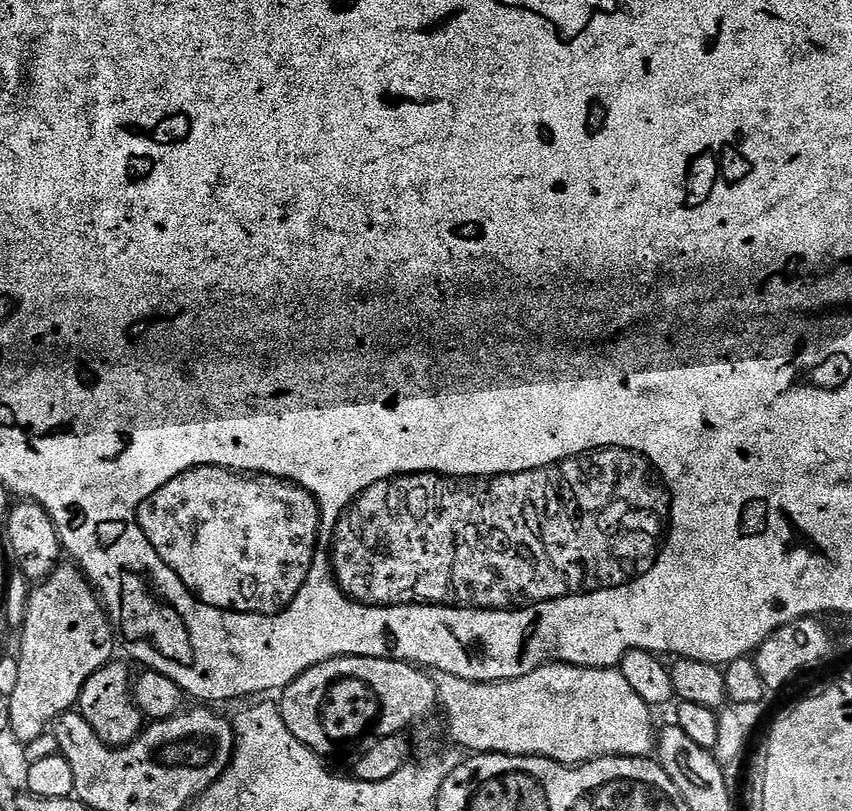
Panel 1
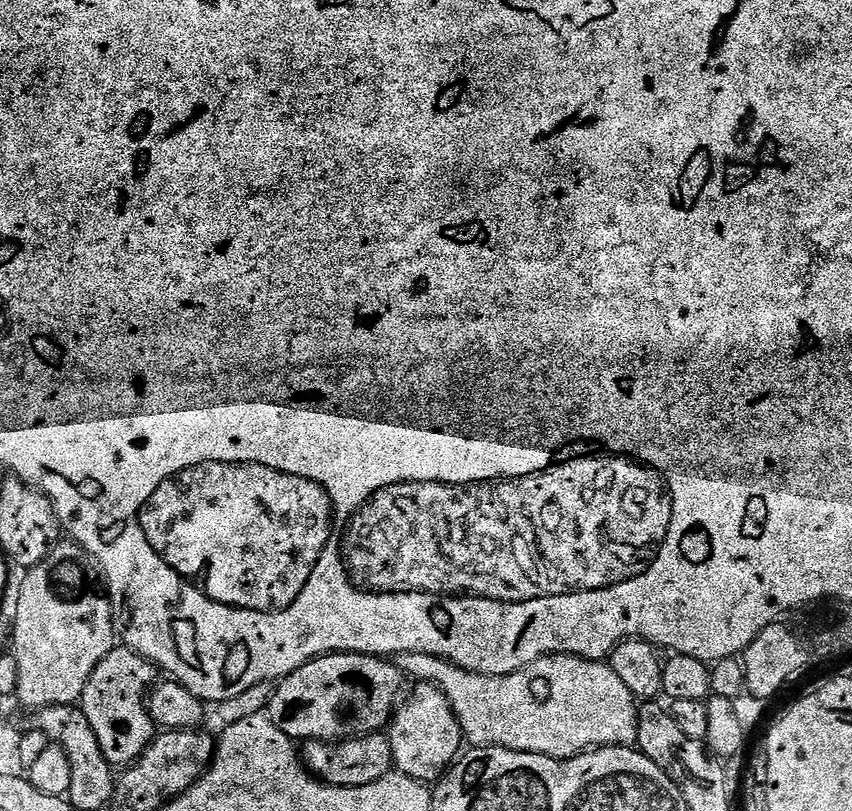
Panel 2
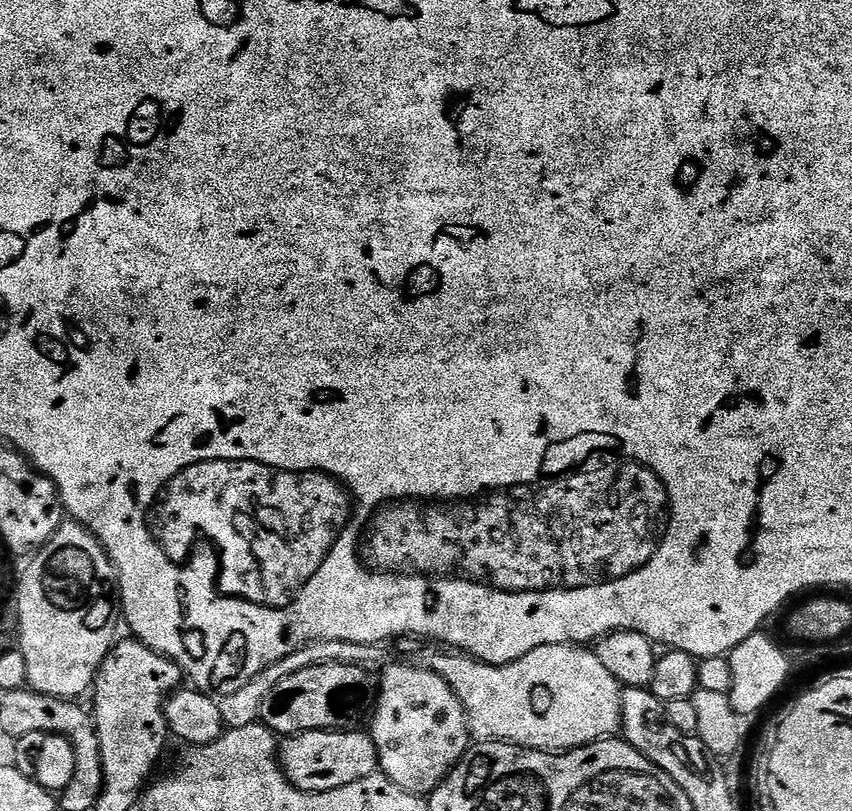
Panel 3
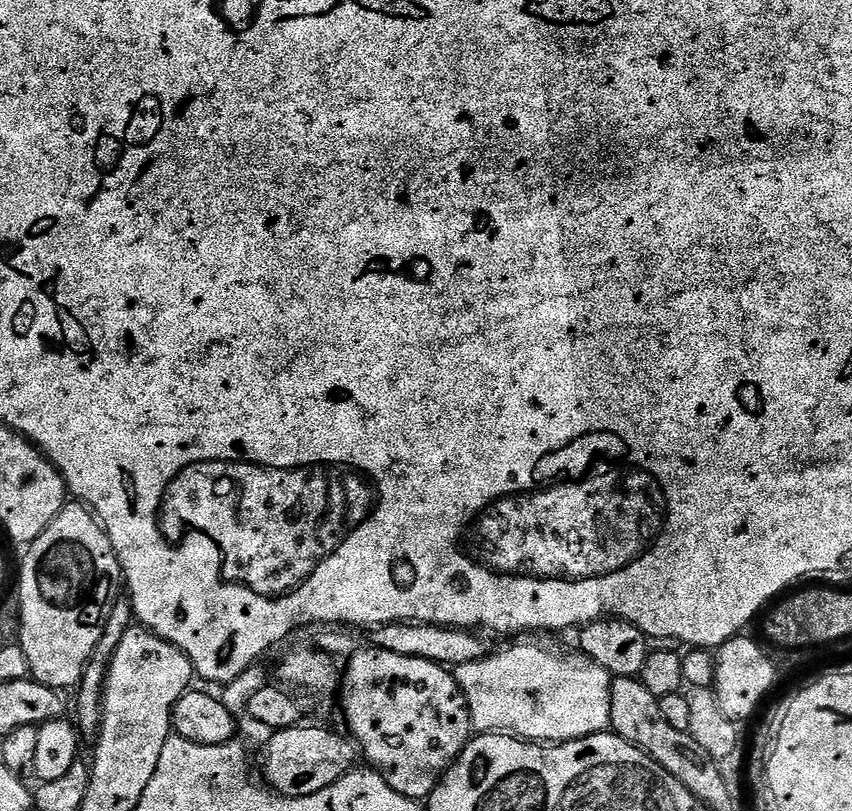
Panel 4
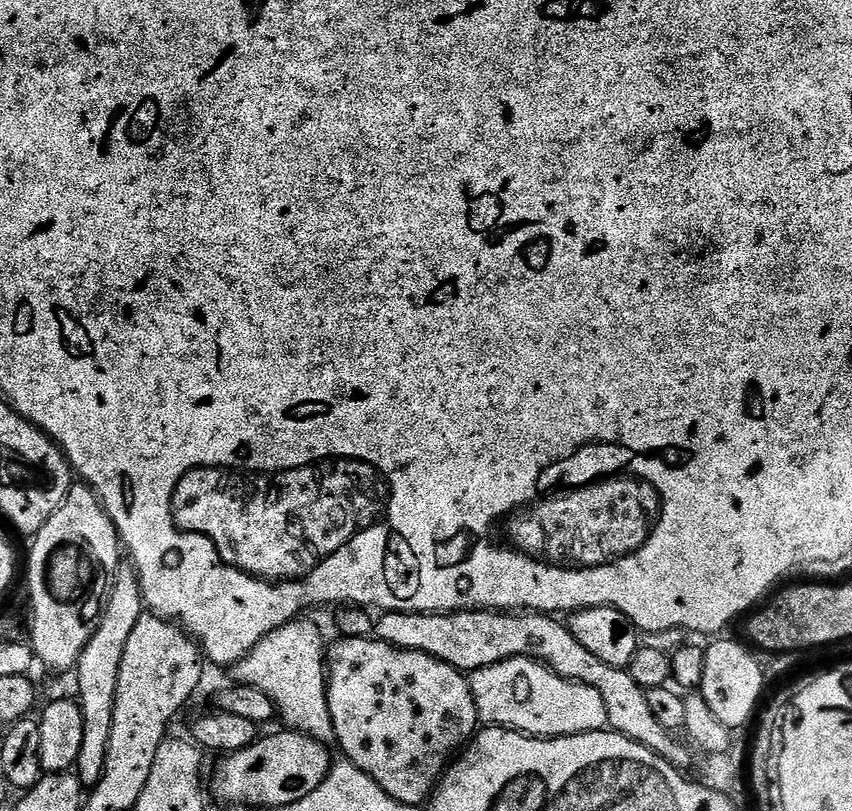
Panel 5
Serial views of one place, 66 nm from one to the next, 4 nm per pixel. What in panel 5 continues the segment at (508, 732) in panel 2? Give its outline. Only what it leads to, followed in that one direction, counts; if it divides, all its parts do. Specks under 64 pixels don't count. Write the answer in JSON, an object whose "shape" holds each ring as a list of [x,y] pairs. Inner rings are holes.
{"shape":[[[515,656],[471,673],[470,683],[479,723],[512,728],[526,736],[577,736],[608,728],[602,694],[579,680],[562,678],[547,664],[528,656]]]}

